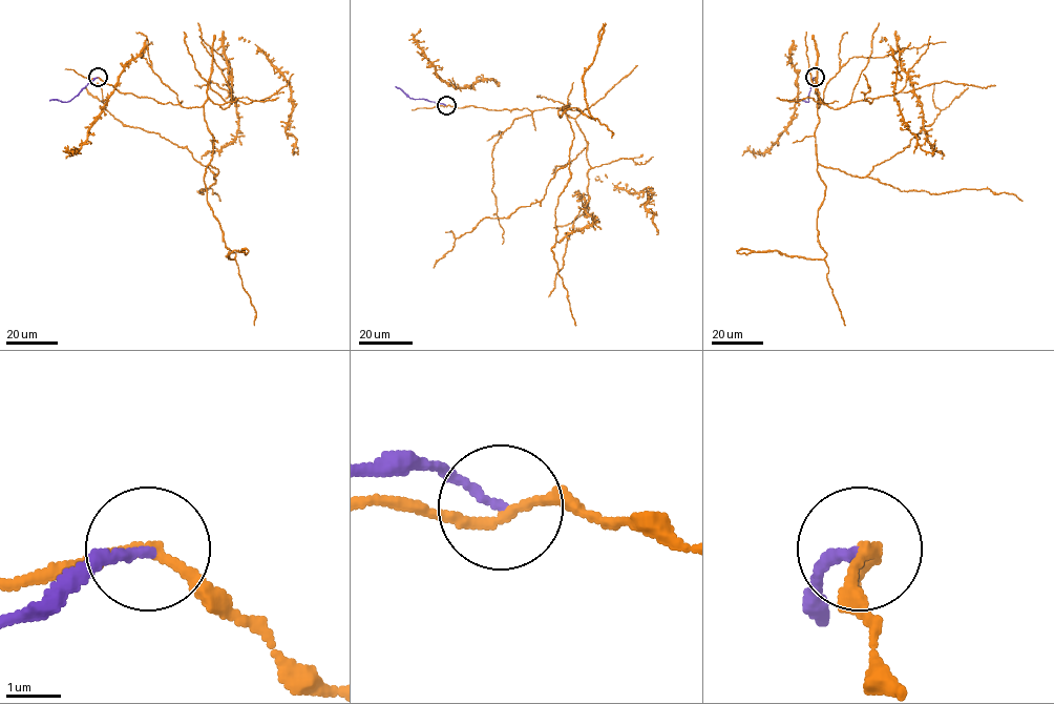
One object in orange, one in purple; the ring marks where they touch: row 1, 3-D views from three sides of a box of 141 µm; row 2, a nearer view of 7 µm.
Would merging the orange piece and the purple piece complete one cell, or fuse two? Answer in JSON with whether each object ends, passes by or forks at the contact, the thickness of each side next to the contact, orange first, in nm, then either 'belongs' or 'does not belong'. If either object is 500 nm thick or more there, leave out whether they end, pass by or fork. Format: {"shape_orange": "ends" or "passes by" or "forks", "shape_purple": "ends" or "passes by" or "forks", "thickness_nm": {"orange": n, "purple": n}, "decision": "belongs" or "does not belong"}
{"shape_orange": "passes by", "shape_purple": "ends", "thickness_nm": {"orange": 180, "purple": 160}, "decision": "does not belong"}

